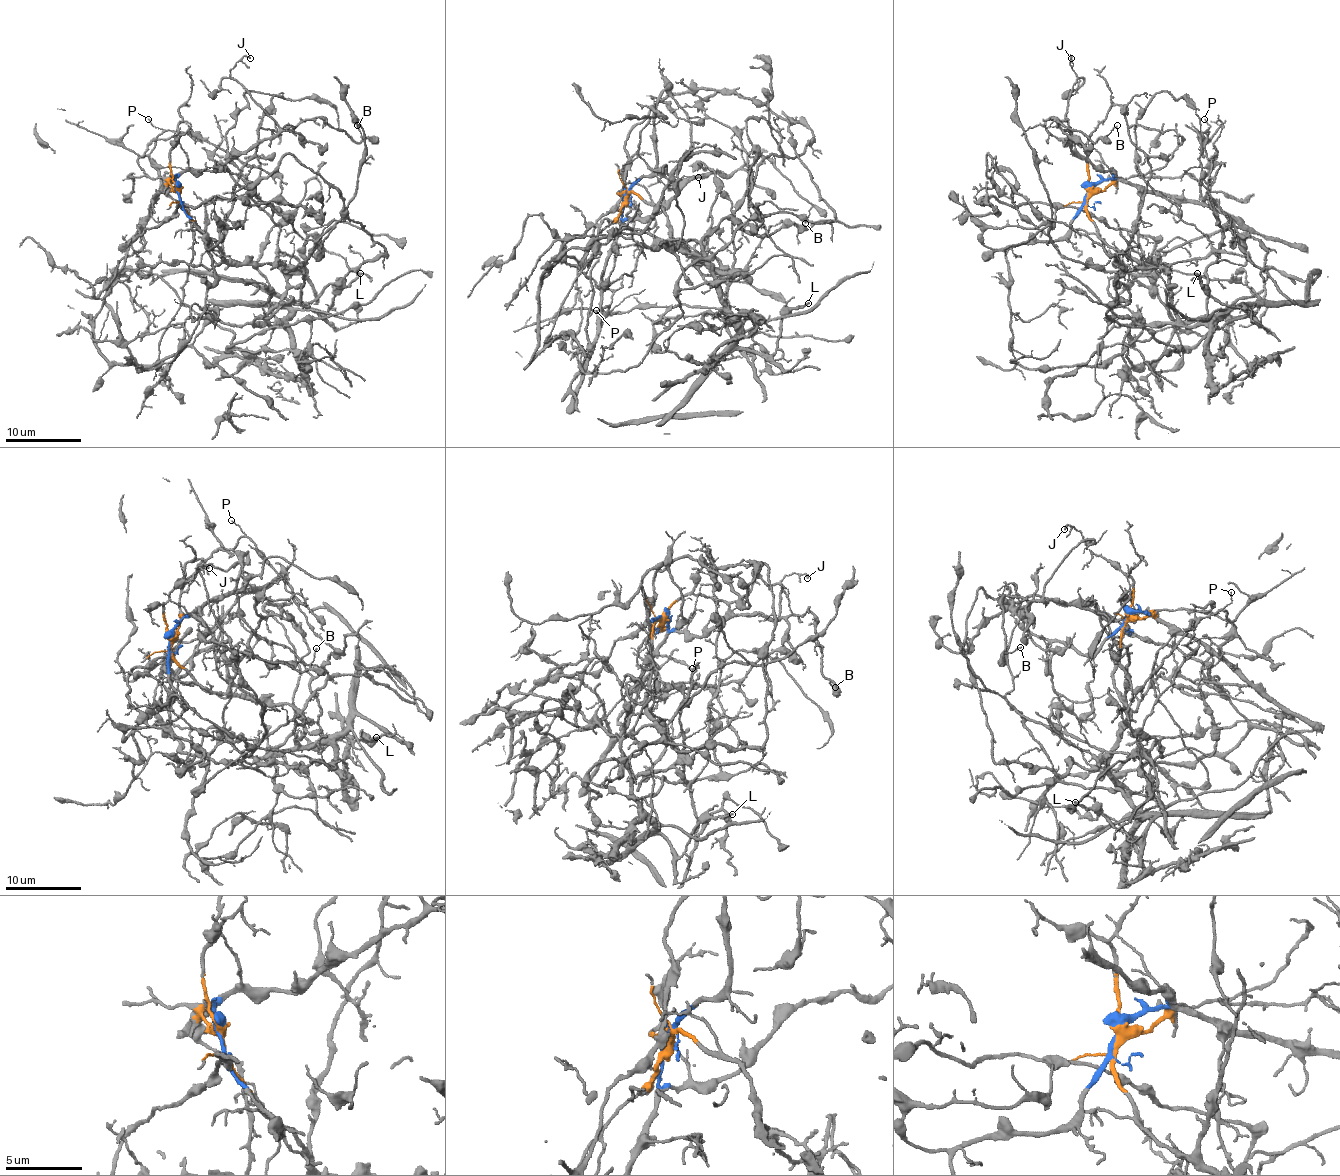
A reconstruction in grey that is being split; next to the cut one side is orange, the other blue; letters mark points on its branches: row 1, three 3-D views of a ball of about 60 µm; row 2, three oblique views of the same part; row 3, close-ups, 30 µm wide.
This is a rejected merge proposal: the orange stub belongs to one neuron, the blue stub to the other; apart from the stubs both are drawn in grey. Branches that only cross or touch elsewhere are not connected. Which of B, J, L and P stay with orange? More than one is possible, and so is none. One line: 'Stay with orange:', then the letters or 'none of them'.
Stay with orange: L

